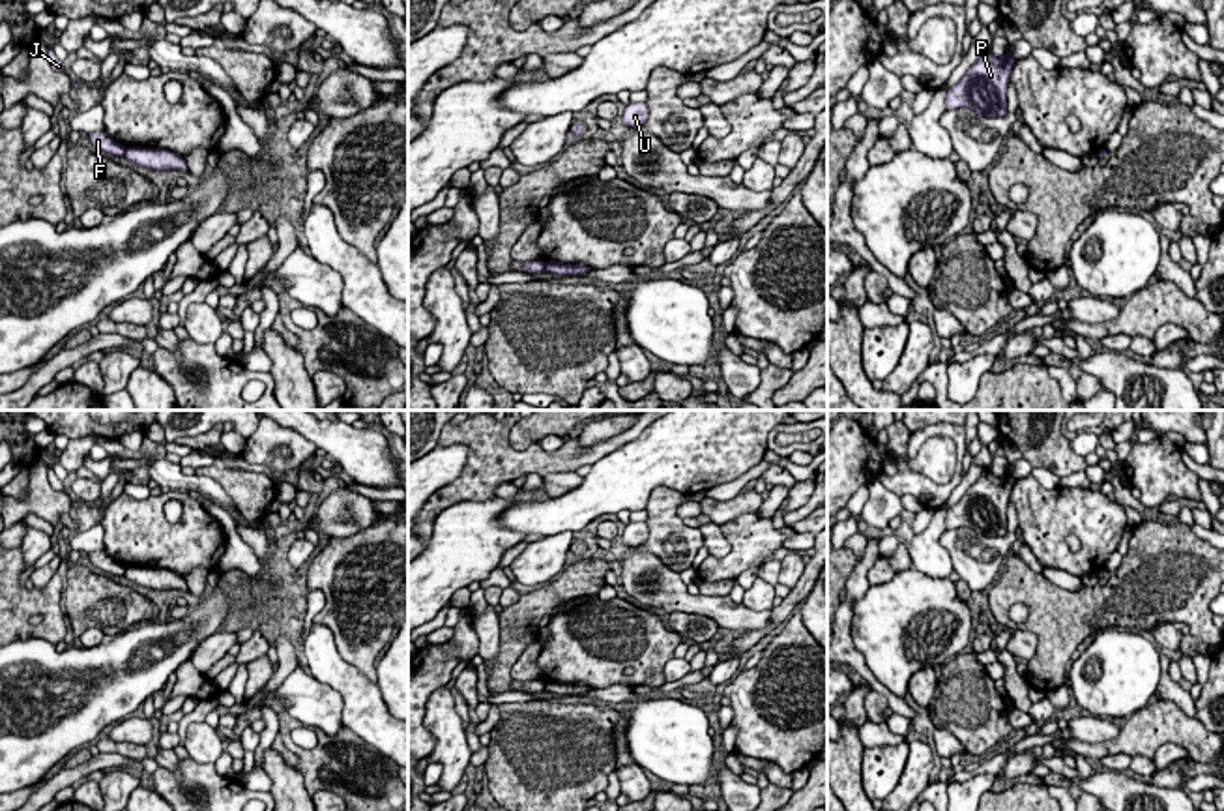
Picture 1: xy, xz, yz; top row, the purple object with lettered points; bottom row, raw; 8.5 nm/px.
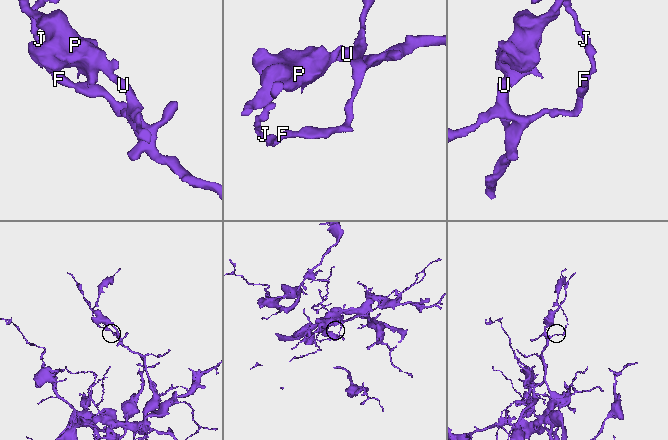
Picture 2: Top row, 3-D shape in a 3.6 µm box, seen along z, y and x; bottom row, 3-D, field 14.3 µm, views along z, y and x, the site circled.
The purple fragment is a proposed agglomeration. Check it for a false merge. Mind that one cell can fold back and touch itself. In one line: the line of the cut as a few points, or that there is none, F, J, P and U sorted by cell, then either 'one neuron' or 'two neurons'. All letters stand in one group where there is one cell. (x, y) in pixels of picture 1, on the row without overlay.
xy (124, 568), (126, 574) | F J / P U | two neurons

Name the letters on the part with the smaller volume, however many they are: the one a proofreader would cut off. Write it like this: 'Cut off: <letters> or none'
Cut off: F, J

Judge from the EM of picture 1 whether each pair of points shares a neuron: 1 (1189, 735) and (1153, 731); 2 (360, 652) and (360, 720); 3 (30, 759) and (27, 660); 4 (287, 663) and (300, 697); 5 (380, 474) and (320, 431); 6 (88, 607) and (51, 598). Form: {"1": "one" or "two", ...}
{"1": "one", "2": "two", "3": "one", "4": "two", "5": "one", "6": "two"}

